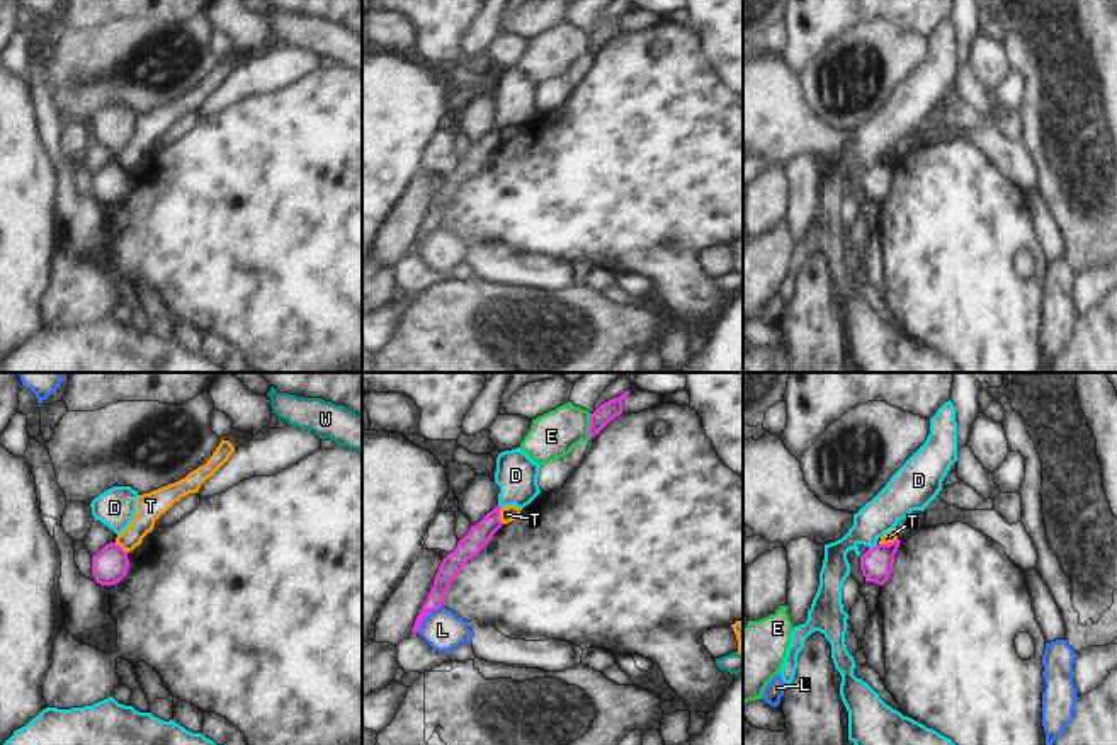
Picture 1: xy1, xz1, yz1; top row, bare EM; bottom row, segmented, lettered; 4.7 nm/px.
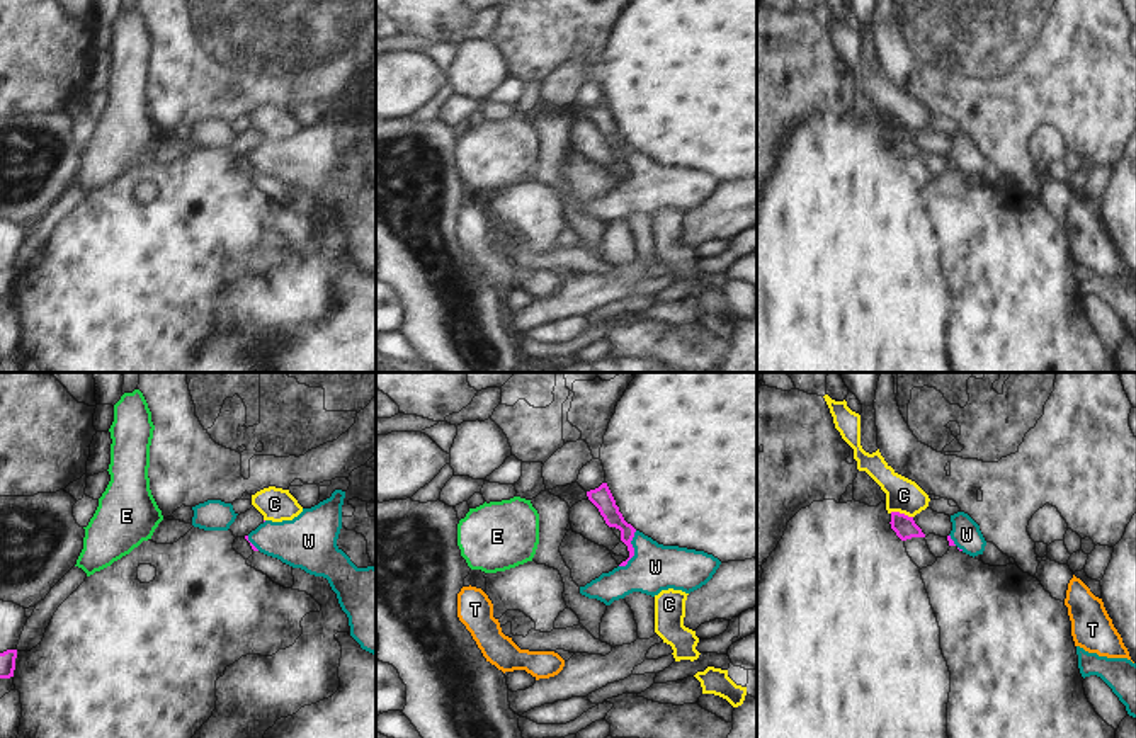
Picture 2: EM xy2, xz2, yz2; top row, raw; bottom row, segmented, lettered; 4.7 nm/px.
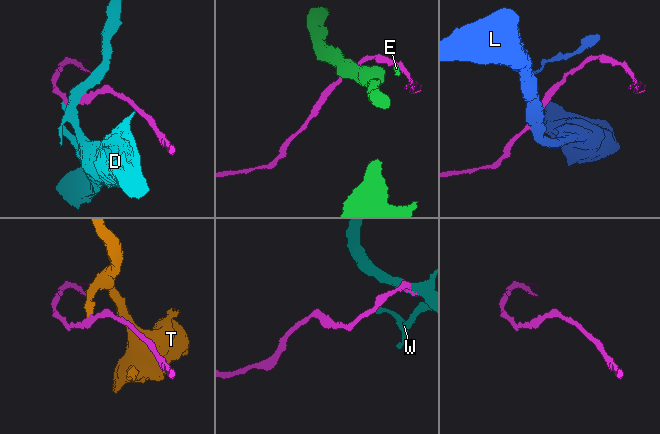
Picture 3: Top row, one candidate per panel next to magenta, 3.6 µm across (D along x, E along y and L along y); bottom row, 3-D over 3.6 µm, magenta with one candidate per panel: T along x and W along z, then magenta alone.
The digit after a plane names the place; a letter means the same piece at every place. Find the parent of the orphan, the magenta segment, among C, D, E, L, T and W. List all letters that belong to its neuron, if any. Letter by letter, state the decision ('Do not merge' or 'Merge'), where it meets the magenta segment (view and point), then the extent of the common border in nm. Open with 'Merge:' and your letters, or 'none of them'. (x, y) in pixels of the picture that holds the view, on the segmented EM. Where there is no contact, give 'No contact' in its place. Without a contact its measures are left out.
Merge: W
C: Do not merge. Touches magenta at yz2 (902, 514). Shared border 110 nm
D: Do not merge. Touches magenta at yz1 (874, 546). Shared border 50 nm
E: Do not merge. Touches magenta at xz1 (590, 426). Shared border 120 nm
L: Do not merge. Touches magenta at xz1 (425, 616). Shared border 170 nm
T: Do not merge. Touches magenta at yz1 (890, 543). Shared border 90 nm
W: Merge. Touches magenta at xz2 (633, 551). Shared border 190 nm.

